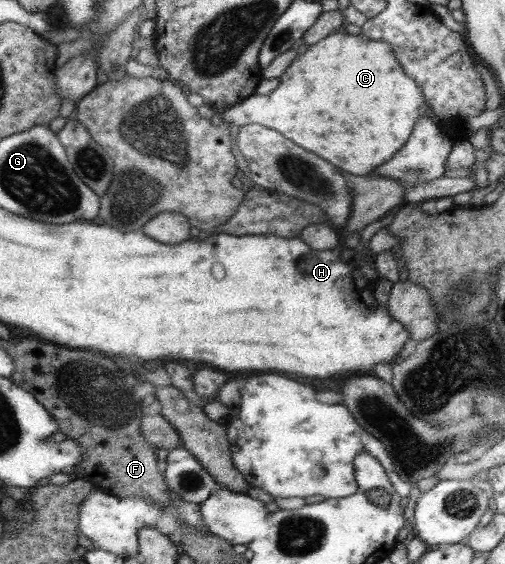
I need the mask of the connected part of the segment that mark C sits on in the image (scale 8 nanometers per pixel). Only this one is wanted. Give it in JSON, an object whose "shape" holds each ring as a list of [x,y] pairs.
{"shape":[[[340,30],[333,31],[293,59],[287,71],[279,77],[278,86],[269,95],[253,93],[220,113],[220,117],[229,126],[259,123],[279,131],[299,147],[317,153],[335,167],[353,175],[367,175],[373,167],[391,159],[409,139],[417,119],[430,112],[419,85],[405,75],[389,43]]]}

